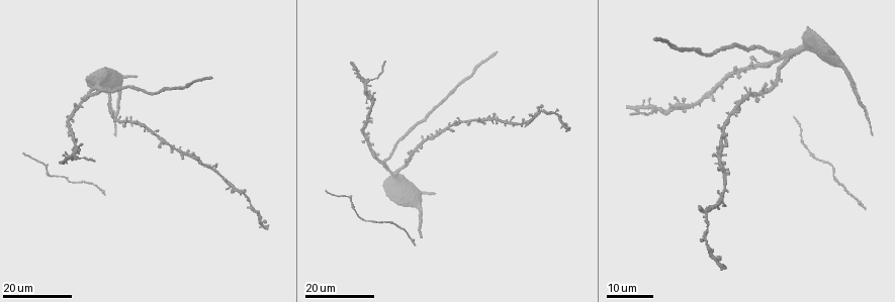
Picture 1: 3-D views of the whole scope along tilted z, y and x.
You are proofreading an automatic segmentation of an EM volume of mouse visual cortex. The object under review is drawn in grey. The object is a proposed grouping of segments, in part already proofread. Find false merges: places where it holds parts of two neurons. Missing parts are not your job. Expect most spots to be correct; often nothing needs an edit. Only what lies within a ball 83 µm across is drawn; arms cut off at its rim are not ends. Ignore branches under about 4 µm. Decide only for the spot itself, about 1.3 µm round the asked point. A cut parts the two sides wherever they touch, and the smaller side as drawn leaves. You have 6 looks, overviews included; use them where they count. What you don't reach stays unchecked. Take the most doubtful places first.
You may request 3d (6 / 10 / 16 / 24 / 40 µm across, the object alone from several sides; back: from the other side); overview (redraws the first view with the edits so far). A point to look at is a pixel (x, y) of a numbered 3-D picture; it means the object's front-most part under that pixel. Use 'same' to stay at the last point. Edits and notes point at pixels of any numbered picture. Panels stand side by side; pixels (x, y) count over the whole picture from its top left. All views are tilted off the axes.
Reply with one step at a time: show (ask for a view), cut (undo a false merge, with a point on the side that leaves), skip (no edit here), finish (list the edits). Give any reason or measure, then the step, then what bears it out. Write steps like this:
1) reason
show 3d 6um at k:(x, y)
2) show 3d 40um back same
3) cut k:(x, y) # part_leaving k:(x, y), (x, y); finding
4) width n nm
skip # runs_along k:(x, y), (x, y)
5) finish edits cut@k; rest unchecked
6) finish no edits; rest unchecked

show 3d 16um at 1:(653, 106)

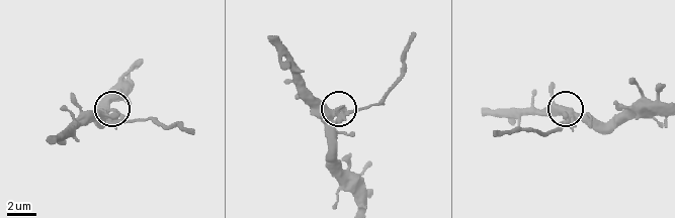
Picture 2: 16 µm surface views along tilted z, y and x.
show 3d 6um at 2:(101, 114)

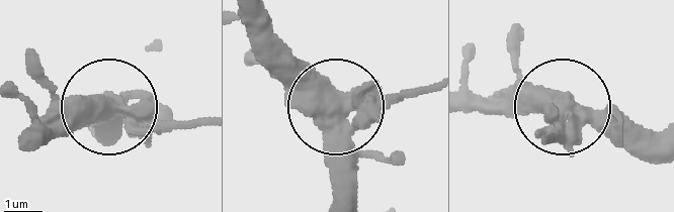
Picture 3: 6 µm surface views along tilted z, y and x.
width 530 nm
cut 3:(180, 122) # a second neuron is stuck on

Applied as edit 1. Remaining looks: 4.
thin arm on a thick one
show 3d 16um at 1:(88, 95)

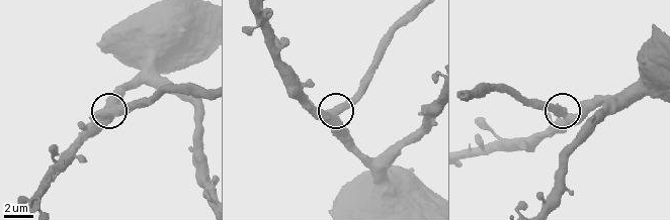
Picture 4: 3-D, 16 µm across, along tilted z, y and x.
show 3d 6um at 4:(330, 111)

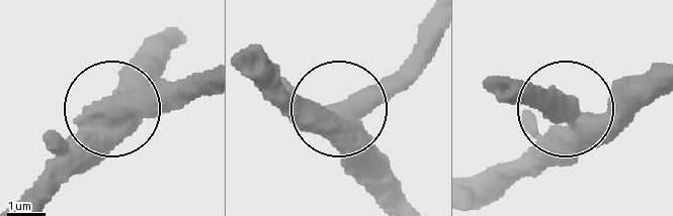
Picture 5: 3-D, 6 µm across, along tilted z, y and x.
side_arm 44 um
cut 5:(153, 92) # part_leaving 5:(575, 120), (522, 92), (495, 92); a second neuron is stuck on

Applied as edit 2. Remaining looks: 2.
finish edits cut@3, cut@5; rest unchecked

